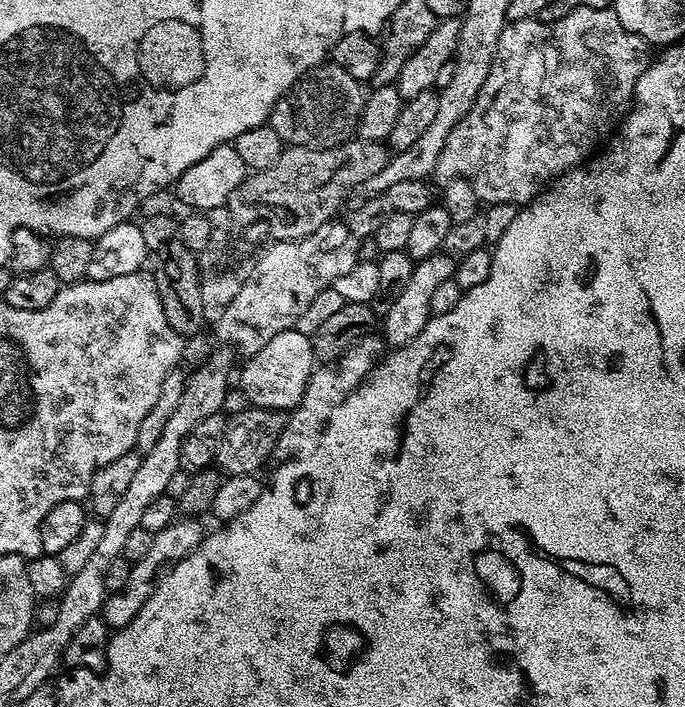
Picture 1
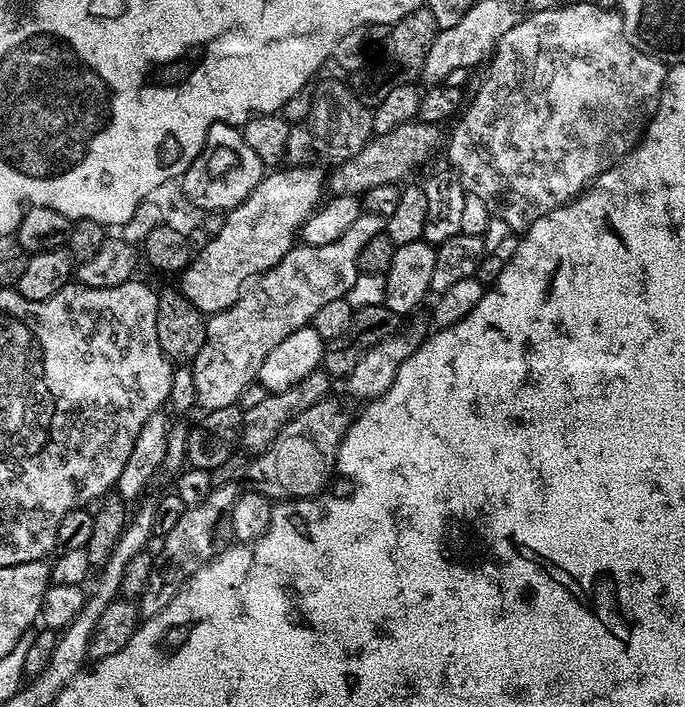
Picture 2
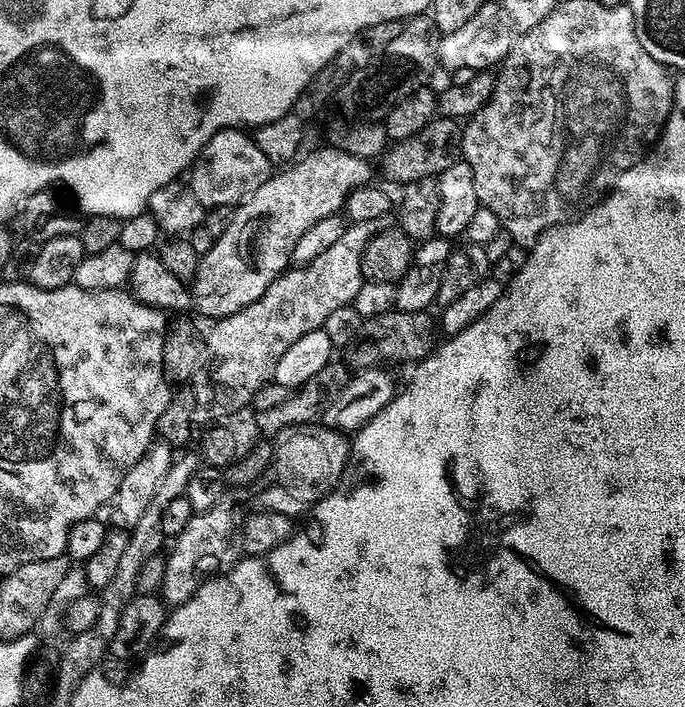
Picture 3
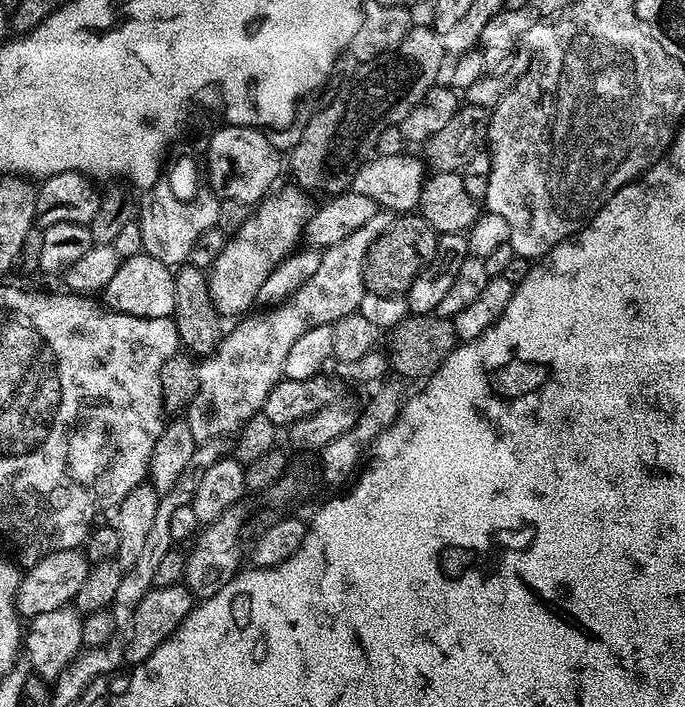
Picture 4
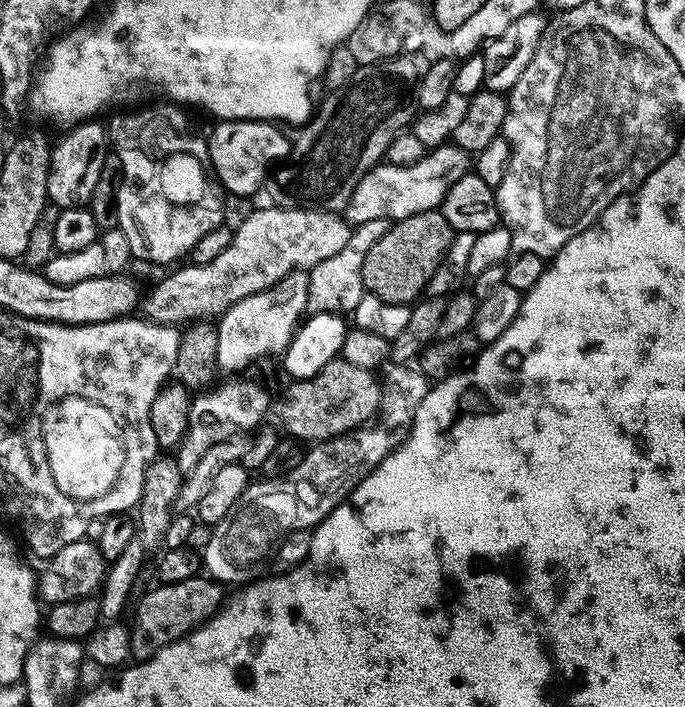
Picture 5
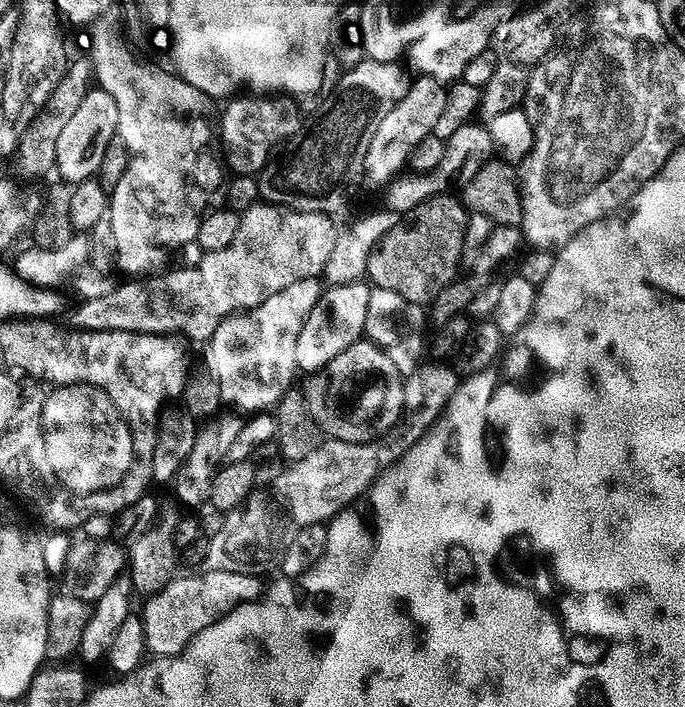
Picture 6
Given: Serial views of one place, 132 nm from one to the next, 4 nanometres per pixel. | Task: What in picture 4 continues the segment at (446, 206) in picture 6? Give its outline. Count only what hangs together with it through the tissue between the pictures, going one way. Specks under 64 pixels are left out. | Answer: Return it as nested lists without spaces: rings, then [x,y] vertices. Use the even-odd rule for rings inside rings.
[[[400,214],[370,246],[364,263],[364,287],[383,296],[404,296],[414,278],[434,258],[438,233],[420,214]]]

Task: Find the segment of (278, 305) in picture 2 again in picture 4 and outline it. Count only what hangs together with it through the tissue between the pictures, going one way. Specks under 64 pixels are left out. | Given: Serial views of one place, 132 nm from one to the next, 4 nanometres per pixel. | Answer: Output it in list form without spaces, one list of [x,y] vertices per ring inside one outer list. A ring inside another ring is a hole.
[[[377,210],[374,218],[358,226],[354,234],[320,252],[318,271],[292,295],[291,300],[265,311],[268,312],[265,316],[245,317],[237,323],[241,323],[237,328],[229,327],[225,331],[216,351],[199,361],[197,394],[186,409],[190,434],[194,434],[197,444],[239,433],[241,426],[263,409],[266,394],[270,394],[284,376],[286,357],[294,342],[298,342],[306,330],[334,325],[351,312],[359,312],[366,291],[366,254],[372,243],[392,225],[393,219],[393,213]]]

